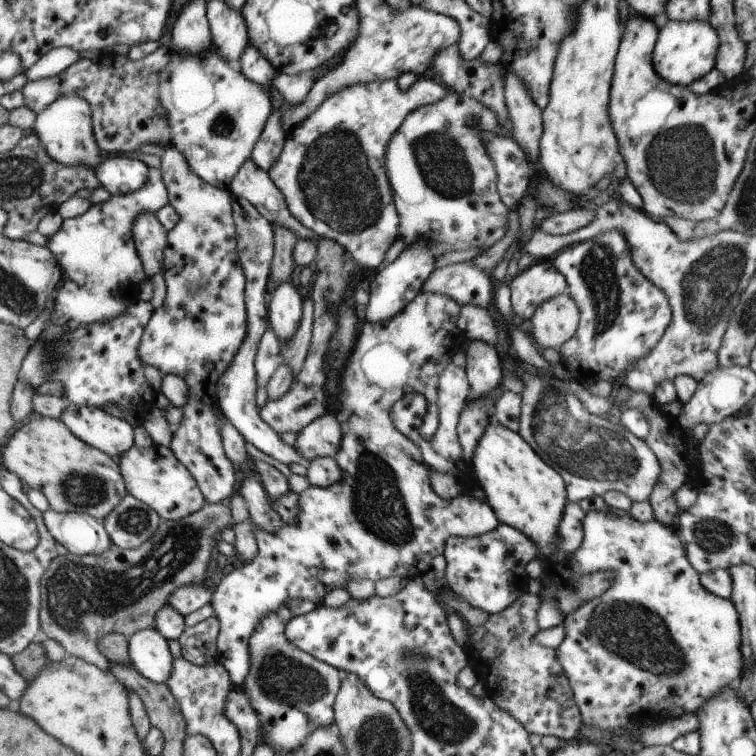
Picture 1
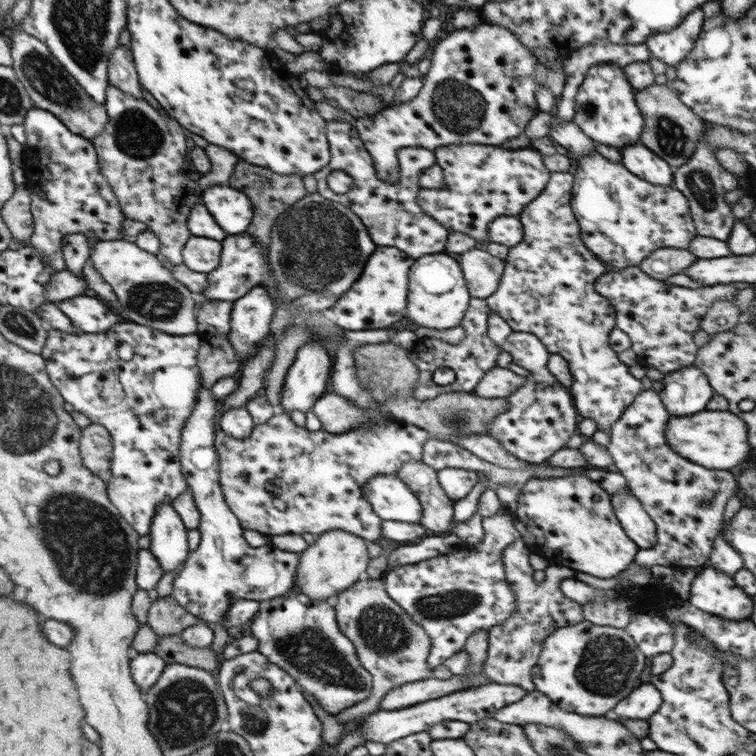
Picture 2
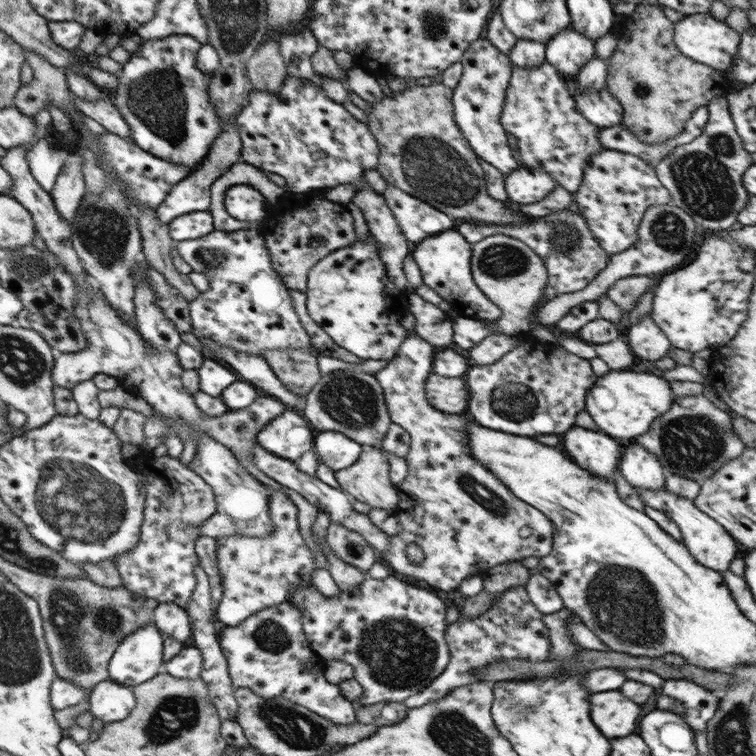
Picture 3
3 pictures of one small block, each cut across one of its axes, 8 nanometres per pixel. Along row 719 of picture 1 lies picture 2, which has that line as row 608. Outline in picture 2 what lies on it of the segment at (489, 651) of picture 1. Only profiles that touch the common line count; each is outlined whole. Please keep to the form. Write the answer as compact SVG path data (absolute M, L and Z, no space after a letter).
M515 540L507 545L501 551L501 562L503 562L503 572L505 580L509 586L509 590L513 592L513 599L515 600L515 609L498 625L489 627L487 654L485 659L481 661L480 672L486 676L487 683L519 686L526 692L534 690L531 672L536 664L543 640L557 628L565 628L573 624L577 624L583 620L582 610L580 604L571 600L566 592L561 588L561 584L571 577L575 576L575 571L564 566L548 565L544 569L544 579L536 582L533 578L534 570L529 566L528 562L529 550L525 543L521 540Z

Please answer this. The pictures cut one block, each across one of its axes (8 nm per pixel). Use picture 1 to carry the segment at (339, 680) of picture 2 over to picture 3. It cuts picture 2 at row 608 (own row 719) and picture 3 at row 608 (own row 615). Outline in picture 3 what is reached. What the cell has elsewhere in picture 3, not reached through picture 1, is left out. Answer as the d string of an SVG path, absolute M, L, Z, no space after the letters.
M285 602L277 606L263 608L251 616L247 616L235 626L227 625L219 633L218 645L227 663L228 676L234 689L247 688L261 696L262 698L277 698L281 696L298 706L309 708L321 719L334 724L349 724L355 721L355 706L349 700L343 698L335 685L327 681L324 675L324 668L319 656L315 654L307 639L304 637L303 615L299 615L299 610Z

